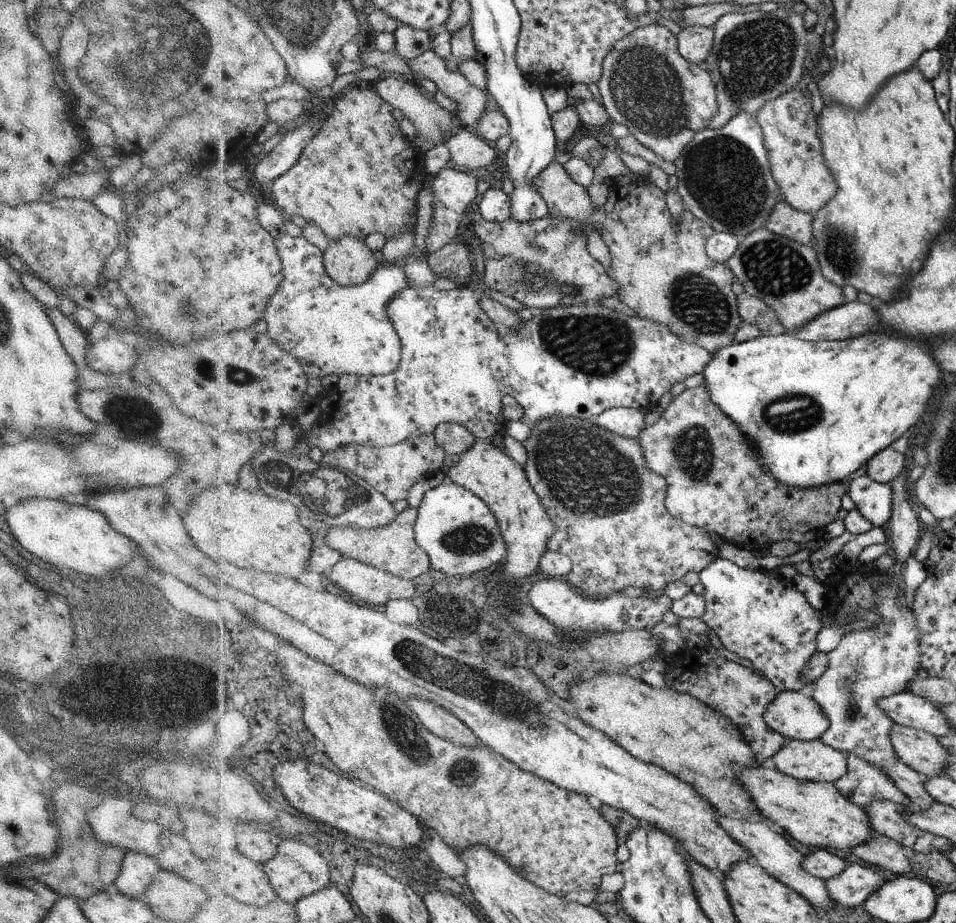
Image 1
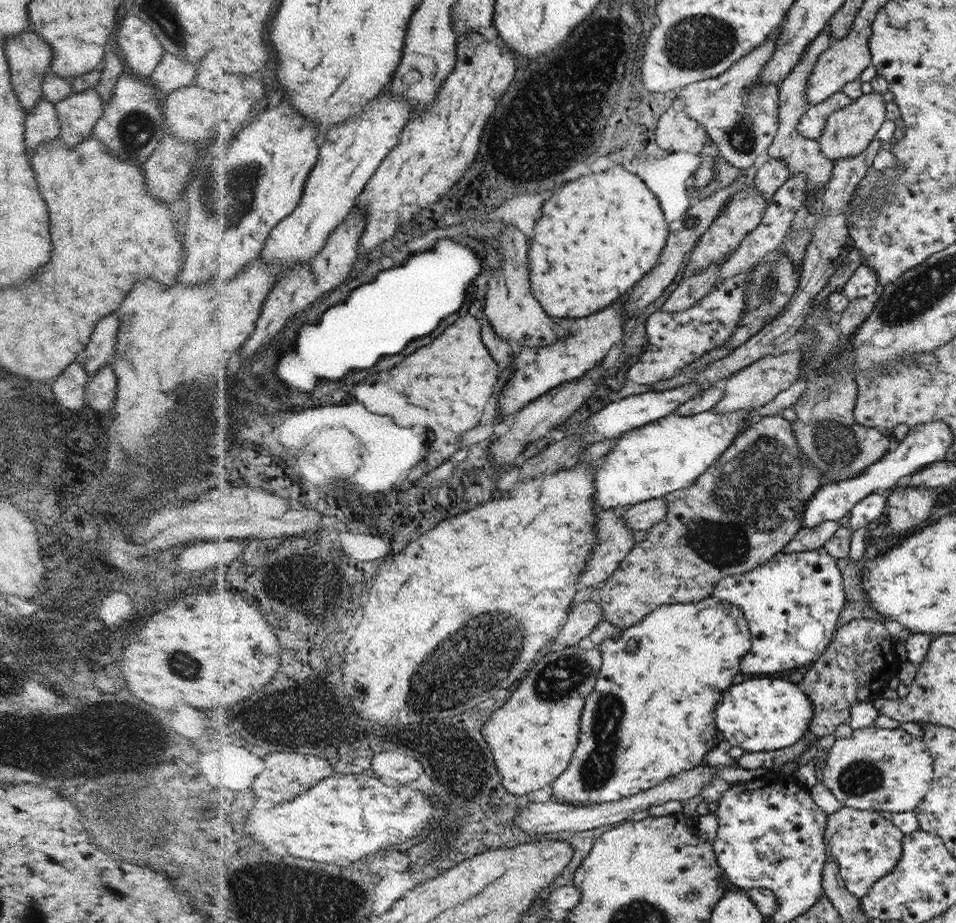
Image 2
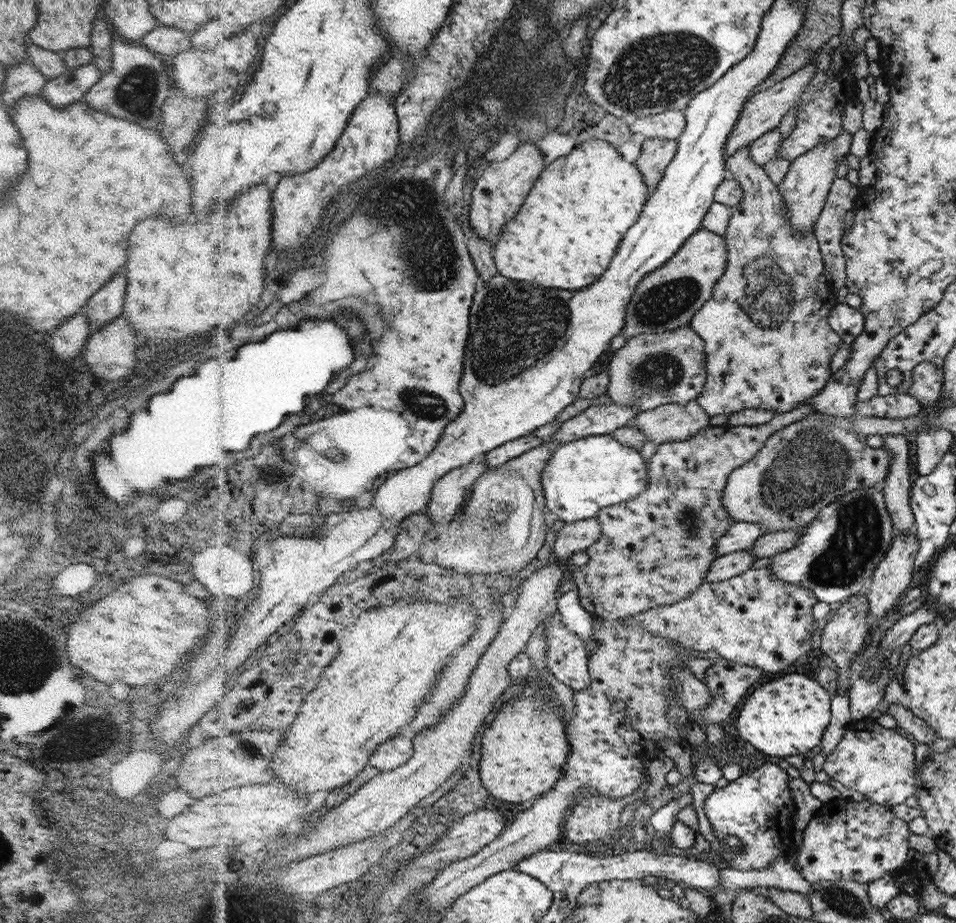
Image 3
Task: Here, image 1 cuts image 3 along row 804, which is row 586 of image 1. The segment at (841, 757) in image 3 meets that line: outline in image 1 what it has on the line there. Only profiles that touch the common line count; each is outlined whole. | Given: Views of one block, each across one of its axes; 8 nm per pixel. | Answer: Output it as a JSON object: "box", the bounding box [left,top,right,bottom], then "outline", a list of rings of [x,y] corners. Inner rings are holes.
{"box":[812,460,934,810],"outline":[[[910,460],[904,472],[891,483],[894,498],[887,526],[893,564],[885,575],[892,580],[888,584],[878,586],[876,602],[872,608],[872,611],[881,616],[882,622],[870,623],[868,629],[853,630],[842,636],[837,648],[826,654],[828,668],[816,680],[816,690],[812,698],[823,708],[831,722],[830,728],[819,740],[827,746],[838,748],[846,755],[854,752],[860,758],[872,762],[874,766],[880,766],[880,770],[884,770],[884,774],[892,778],[892,782],[910,798],[914,806],[926,810],[934,802],[934,798],[932,794],[928,794],[924,778],[896,756],[891,744],[894,720],[878,705],[882,698],[906,691],[912,678],[918,676],[918,670],[923,664],[923,656],[920,655],[920,628],[916,624],[911,606],[908,606],[904,590],[899,587],[902,579],[900,569],[908,558],[913,556],[924,529],[918,518],[917,508],[910,504],[907,472],[912,465]]]}

